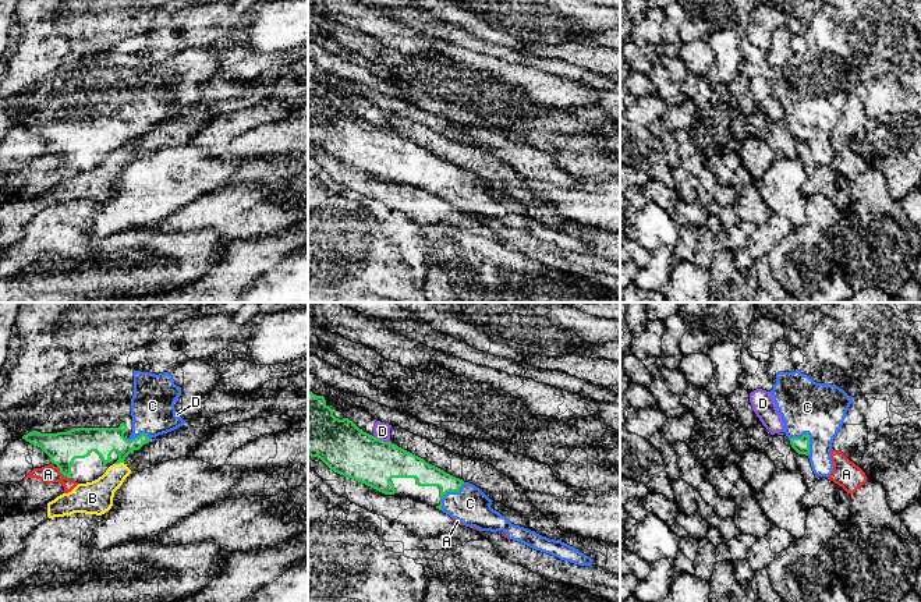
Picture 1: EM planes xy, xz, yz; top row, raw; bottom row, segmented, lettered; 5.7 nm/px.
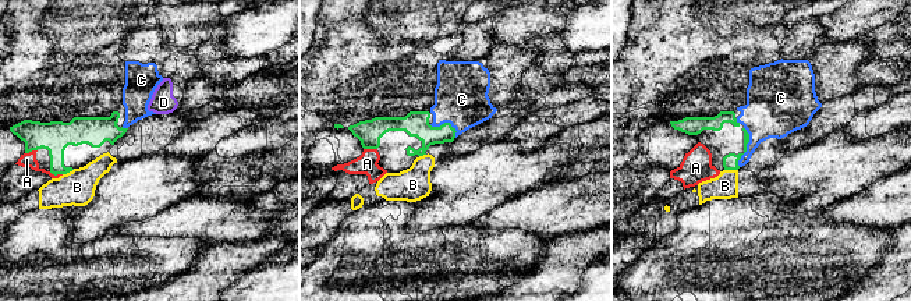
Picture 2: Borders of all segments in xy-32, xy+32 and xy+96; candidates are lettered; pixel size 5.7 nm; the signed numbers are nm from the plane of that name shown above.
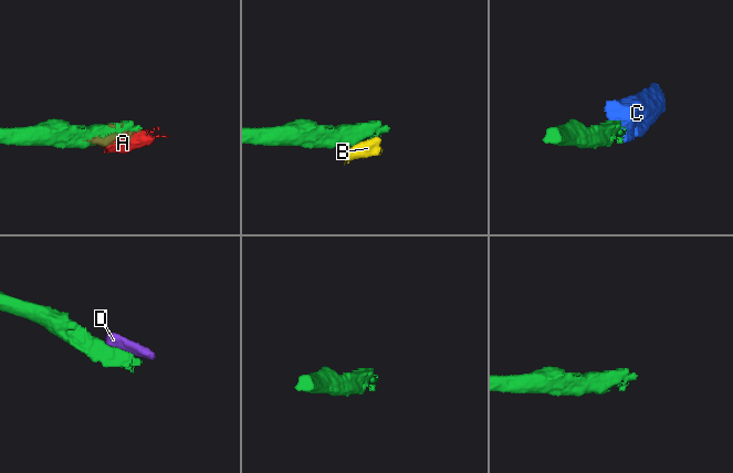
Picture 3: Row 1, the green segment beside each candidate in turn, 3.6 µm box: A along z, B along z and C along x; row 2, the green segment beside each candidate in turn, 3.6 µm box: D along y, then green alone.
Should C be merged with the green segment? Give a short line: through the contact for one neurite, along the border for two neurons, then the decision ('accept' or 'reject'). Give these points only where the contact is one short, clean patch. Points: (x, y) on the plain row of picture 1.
accept

